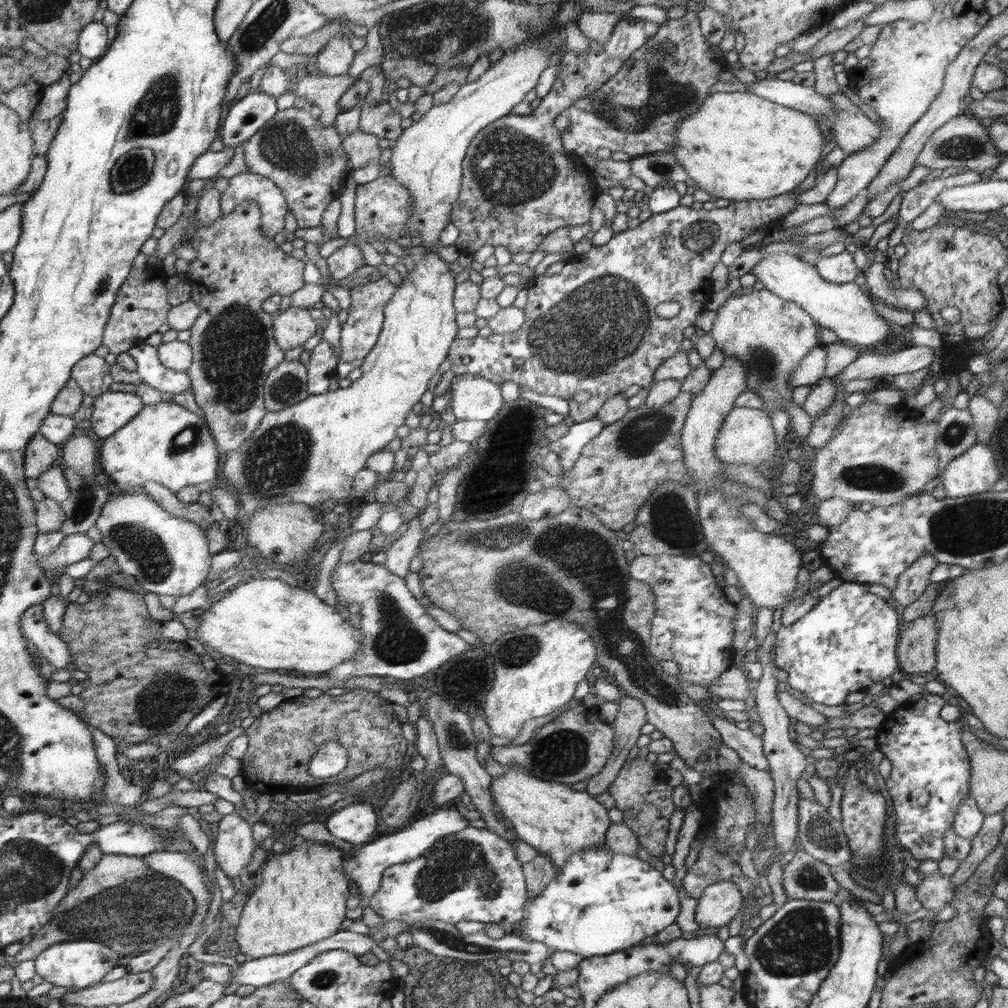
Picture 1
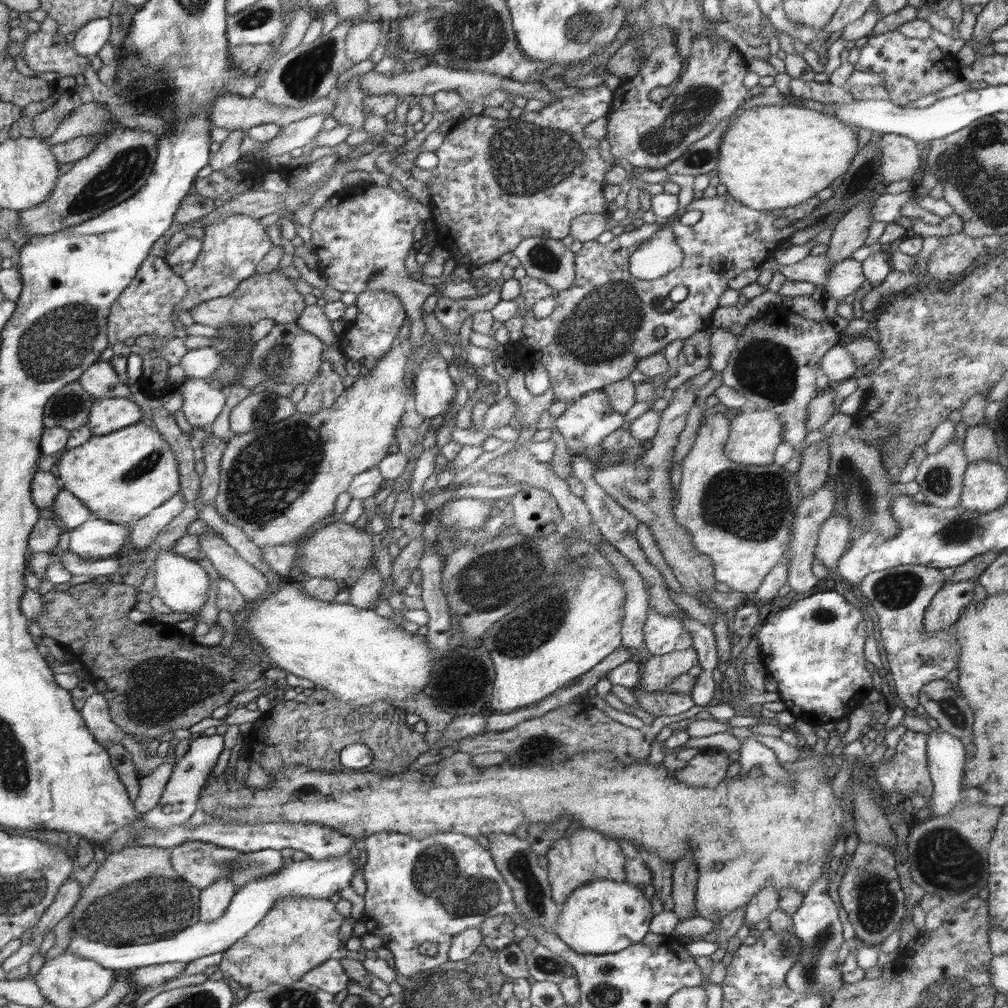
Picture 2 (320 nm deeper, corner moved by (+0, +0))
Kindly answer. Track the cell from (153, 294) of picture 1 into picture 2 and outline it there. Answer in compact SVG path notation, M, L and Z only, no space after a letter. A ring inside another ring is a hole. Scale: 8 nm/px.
M148 256L140 265L130 286L120 294L110 308L108 315L108 340L111 346L115 342L123 342L130 337L144 336L171 337L174 328L174 308L186 296L187 286L182 276L172 271L172 267L164 258Z

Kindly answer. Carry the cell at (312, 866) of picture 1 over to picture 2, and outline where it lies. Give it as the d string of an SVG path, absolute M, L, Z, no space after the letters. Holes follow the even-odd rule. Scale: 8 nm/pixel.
M303 896L279 898L268 915L246 937L223 952L219 970L236 980L242 988L246 988L246 992L264 990L271 984L288 986L300 981L310 970L332 958L332 954L338 954L338 950L346 950L347 938L346 934L342 934L342 926L346 926L348 918L335 904L329 899L310 899Z

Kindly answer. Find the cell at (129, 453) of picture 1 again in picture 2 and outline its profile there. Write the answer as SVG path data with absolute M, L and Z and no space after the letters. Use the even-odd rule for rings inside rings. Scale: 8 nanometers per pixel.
M140 421L137 424L117 430L116 433L94 436L76 448L64 450L54 469L64 490L79 498L96 519L128 525L149 515L152 510L162 506L181 489L181 475L177 457L171 444L161 437L156 429L150 429Z

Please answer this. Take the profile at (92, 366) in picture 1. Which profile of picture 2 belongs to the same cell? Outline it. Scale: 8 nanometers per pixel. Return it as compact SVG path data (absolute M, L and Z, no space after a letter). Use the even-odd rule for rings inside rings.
M110 361L96 362L77 380L86 392L97 399L118 397L134 400L130 387L120 382L118 374L110 366Z

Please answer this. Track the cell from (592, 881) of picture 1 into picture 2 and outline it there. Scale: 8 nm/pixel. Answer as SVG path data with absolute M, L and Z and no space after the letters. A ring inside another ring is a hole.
M601 878L581 886L565 904L560 904L554 934L578 954L612 954L640 942L648 934L650 920L650 902L638 884L628 884L628 880L614 882Z

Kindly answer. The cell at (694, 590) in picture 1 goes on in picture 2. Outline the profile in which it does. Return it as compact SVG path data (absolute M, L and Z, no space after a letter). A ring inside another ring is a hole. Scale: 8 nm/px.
M648 604L643 634L649 654L661 655L678 650L688 650L694 646L694 638L690 631L682 625L677 617L666 617L656 613L652 604Z

